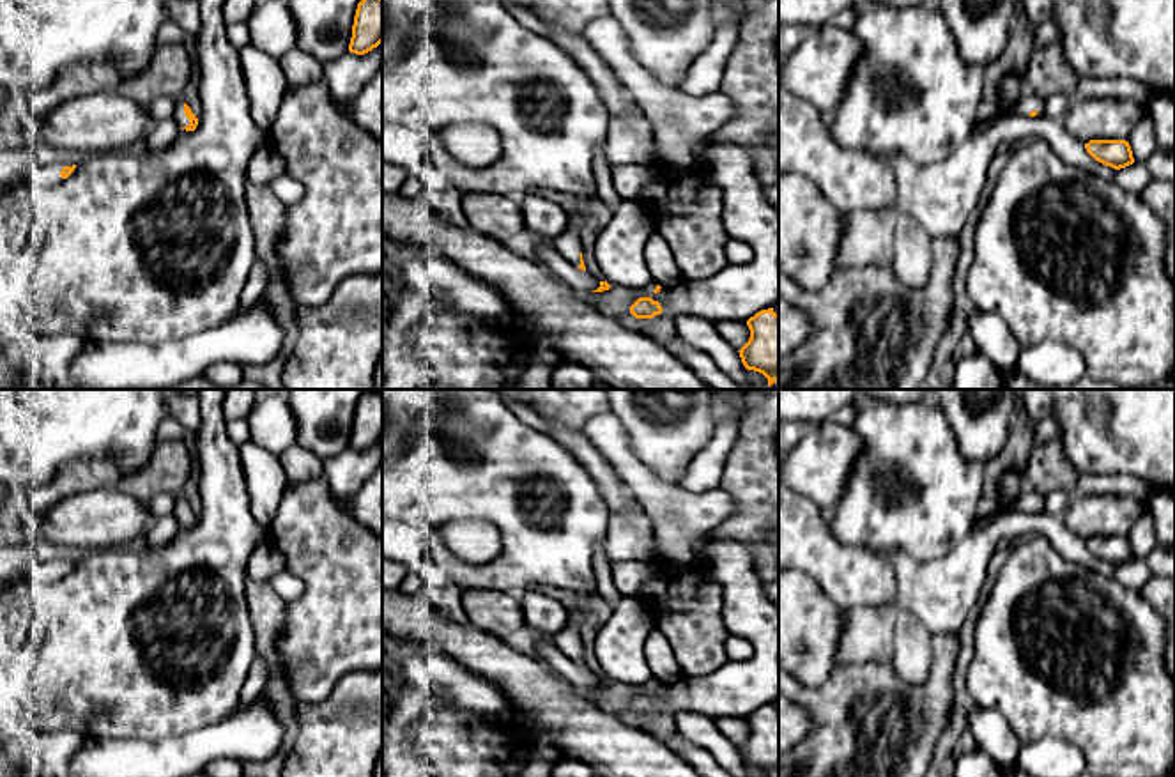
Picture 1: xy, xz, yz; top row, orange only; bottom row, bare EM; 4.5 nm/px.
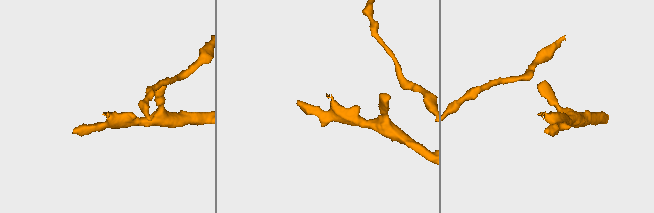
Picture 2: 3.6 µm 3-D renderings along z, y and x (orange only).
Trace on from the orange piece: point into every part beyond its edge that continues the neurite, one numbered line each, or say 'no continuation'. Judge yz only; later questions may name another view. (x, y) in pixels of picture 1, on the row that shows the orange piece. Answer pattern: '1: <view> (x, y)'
1: yz (1029, 103)

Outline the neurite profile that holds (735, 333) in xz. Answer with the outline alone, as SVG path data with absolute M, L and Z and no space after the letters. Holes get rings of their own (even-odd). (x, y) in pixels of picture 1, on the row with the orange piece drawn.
M681 315L676 320L676 333L685 343L708 352L733 381L754 389L738 352L750 338L747 320L724 320L713 326L704 319Z

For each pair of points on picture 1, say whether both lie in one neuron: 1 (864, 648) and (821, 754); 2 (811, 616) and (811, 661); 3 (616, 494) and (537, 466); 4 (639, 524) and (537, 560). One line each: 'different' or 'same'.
1: different
2: same
3: different
4: different

